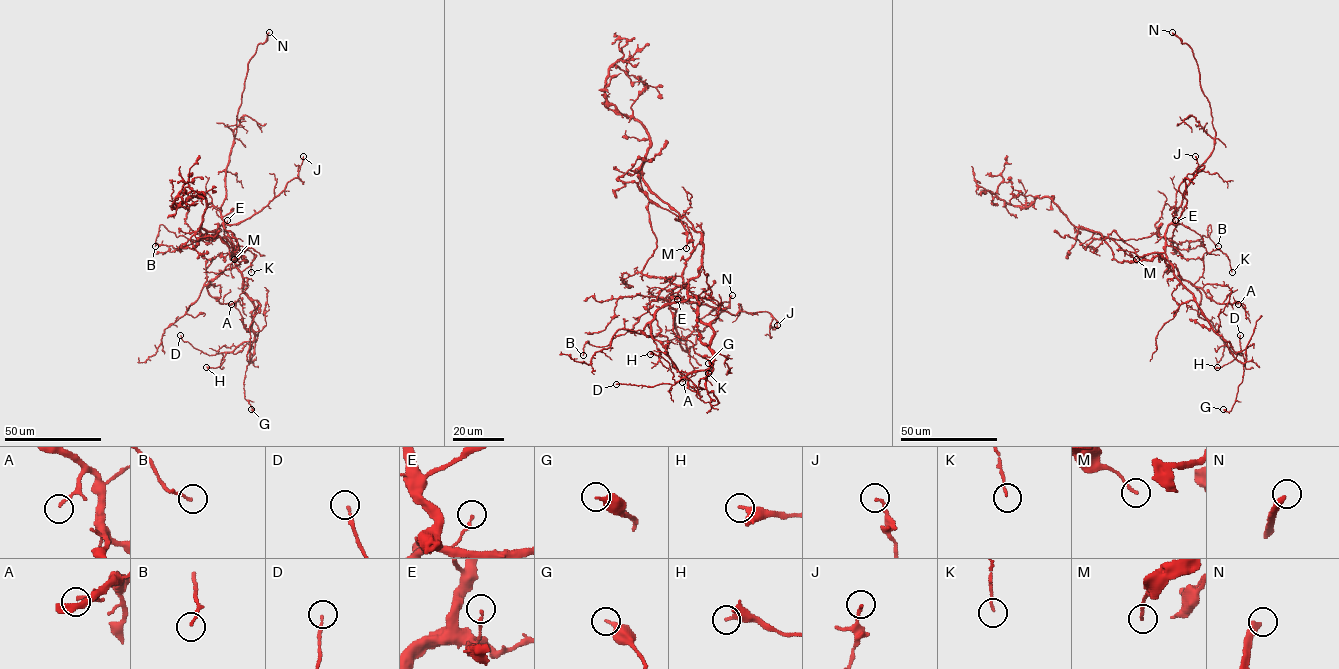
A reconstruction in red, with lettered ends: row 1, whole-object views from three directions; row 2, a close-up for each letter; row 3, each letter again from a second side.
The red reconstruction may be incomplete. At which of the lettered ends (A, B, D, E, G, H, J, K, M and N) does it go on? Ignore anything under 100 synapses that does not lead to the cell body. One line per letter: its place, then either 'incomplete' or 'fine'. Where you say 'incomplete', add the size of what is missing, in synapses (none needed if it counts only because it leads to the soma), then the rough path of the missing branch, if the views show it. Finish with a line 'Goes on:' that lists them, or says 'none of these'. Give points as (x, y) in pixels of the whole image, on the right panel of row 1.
A: (1238, 304) | fine
B: (1218, 246) | fine
D: (1240, 335) | fine
E: (1175, 220) | fine
G: (1223, 409) | fine
H: (1217, 367) | fine
J: (1195, 156) | fine
K: (1232, 272) | fine
M: (1136, 259) | fine
N: (1172, 32) | incomplete
Goes on: N

